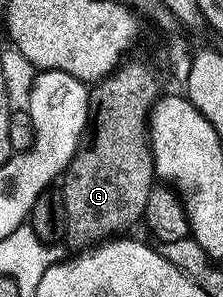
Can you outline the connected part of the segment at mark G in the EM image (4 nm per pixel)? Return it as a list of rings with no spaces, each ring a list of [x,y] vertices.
[[[107,77],[101,81],[96,81],[90,86],[87,94],[87,122],[83,128],[83,134],[79,140],[79,146],[75,149],[73,159],[67,165],[67,168],[63,170],[61,174],[61,192],[65,199],[65,219],[67,220],[67,236],[65,238],[66,244],[71,244],[75,251],[86,251],[94,246],[103,244],[104,241],[109,241],[118,238],[126,231],[130,225],[139,225],[143,219],[143,212],[145,211],[145,203],[149,199],[149,191],[157,183],[155,176],[155,164],[153,163],[153,155],[151,154],[151,135],[149,132],[149,122],[151,119],[151,113],[145,113],[141,111],[141,101],[127,101],[127,95],[107,95],[105,89],[105,83],[109,83]]]

